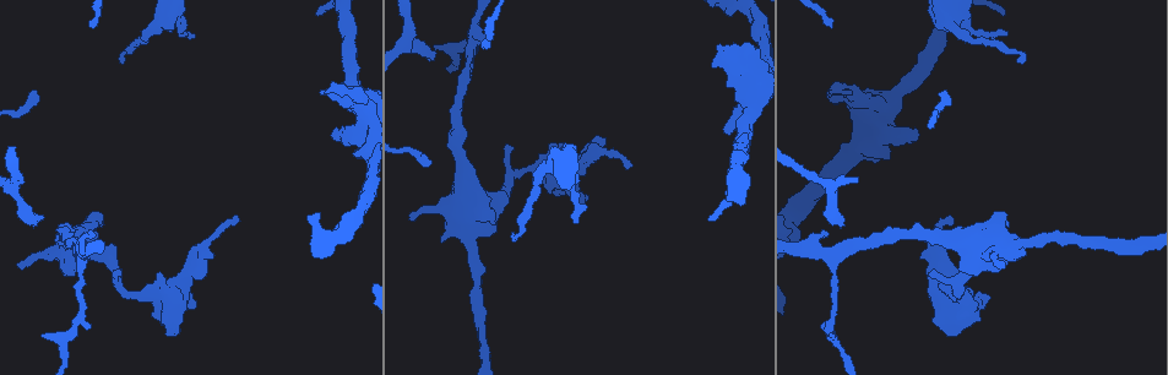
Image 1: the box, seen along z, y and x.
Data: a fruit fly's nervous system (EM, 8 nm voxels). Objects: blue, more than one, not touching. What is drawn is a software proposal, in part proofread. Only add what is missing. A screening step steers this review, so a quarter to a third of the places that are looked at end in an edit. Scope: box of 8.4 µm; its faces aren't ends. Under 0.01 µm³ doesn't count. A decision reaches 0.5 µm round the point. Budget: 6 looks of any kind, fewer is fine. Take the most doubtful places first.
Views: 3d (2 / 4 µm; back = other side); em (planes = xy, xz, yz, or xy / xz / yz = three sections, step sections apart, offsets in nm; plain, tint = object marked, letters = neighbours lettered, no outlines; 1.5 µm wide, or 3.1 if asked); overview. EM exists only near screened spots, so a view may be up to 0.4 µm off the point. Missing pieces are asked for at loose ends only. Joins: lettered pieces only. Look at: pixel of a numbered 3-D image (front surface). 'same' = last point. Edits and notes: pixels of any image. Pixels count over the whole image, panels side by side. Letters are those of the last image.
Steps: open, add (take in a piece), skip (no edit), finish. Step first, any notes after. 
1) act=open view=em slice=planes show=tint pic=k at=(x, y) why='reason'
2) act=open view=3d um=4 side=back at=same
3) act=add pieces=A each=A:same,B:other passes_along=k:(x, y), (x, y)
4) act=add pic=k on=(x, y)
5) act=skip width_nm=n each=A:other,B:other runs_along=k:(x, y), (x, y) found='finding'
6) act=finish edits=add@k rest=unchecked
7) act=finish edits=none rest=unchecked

act=open view=em slice=planes show=letters pic=1 at=(121, 62) why='thin end'

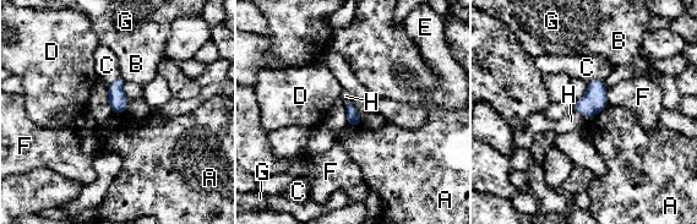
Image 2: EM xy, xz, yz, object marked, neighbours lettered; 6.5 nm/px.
act=skip longest_contact=H:150nm each=A:other,B:other,C:other,D:other,E:other,F:other,G:other,H:other border=2:(346, 102), (349, 102), (361, 116) found='none of them fits'

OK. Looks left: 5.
act=open view=3d um=2 pic=1 at=(37, 225) why='an open end'

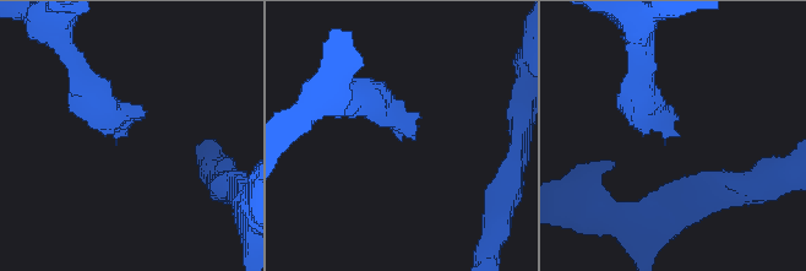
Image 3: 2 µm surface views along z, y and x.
act=open view=em slice=planes show=plain pic=3 at=(401, 137)

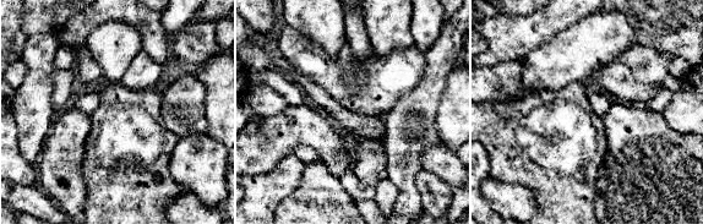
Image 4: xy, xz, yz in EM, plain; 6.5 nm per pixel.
act=open view=em slice=planes show=letters at=same why='what lies round it'

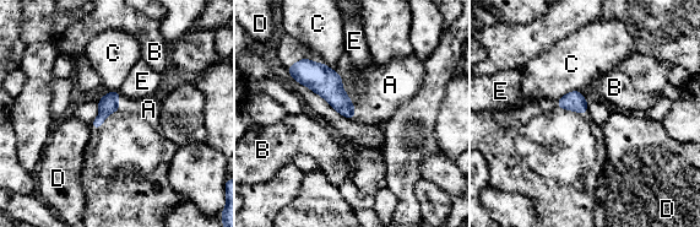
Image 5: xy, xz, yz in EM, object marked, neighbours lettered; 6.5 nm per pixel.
act=add pieces=A each=A:same,B:other,C:other,D:other,E:other passes_along=5:(109, 103), (118, 103), (148, 109) found='it goes on there'

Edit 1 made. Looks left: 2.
act=finish edits=add@5 rest=unchecked

